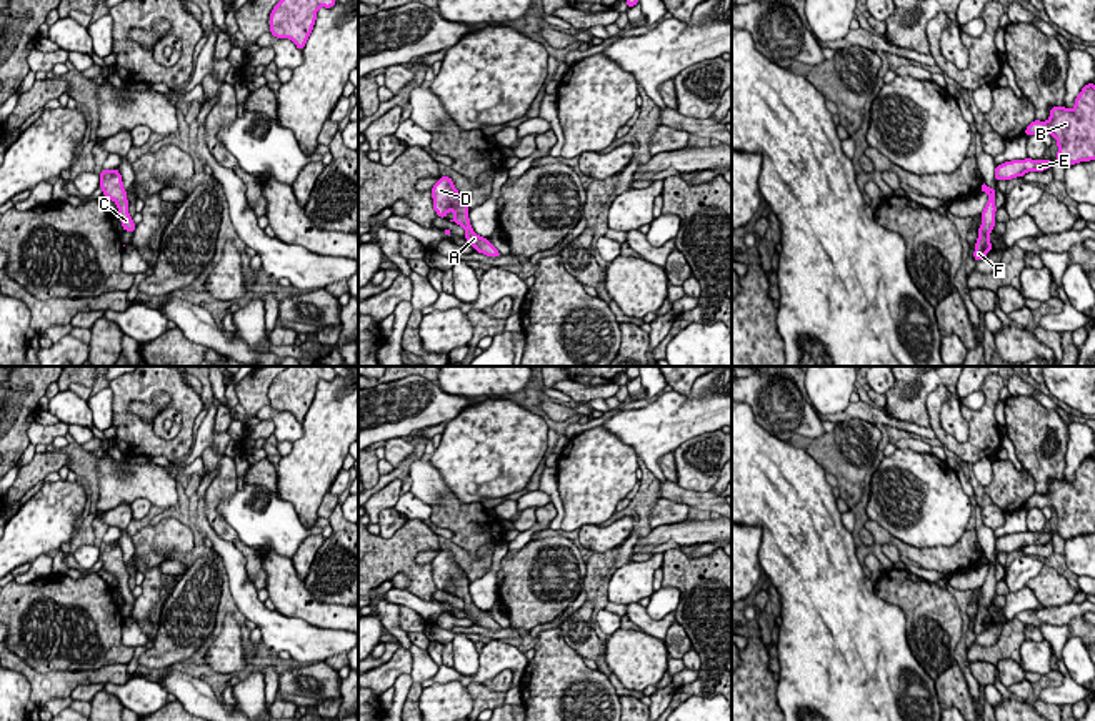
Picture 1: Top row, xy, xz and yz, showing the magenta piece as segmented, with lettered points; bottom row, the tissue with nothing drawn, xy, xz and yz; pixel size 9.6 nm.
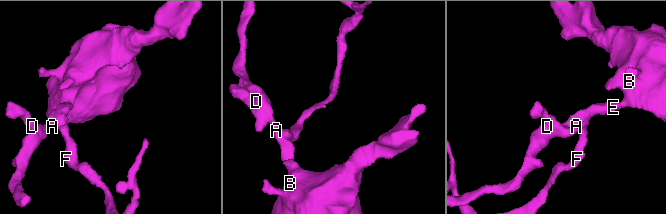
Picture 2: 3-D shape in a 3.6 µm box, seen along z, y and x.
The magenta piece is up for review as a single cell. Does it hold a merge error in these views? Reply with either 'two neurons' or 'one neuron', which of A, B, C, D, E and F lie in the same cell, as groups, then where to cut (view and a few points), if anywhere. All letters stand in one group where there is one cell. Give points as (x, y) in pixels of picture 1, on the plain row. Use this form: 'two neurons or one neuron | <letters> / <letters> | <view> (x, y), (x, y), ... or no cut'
one neuron | A B C D E F | no cut

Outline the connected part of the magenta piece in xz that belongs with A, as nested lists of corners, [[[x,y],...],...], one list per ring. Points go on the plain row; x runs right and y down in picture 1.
[[[440,549],[440,553],[432,559],[432,571],[437,589],[447,591],[448,584],[455,586],[455,591],[450,594],[465,601],[465,613],[475,621],[475,624],[487,629],[502,629],[492,614],[482,611],[472,603],[468,578],[455,561],[450,549]]]

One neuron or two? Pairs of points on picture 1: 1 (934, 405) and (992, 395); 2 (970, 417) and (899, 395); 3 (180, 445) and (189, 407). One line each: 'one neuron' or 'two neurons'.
1: one neuron
2: two neurons
3: one neuron

